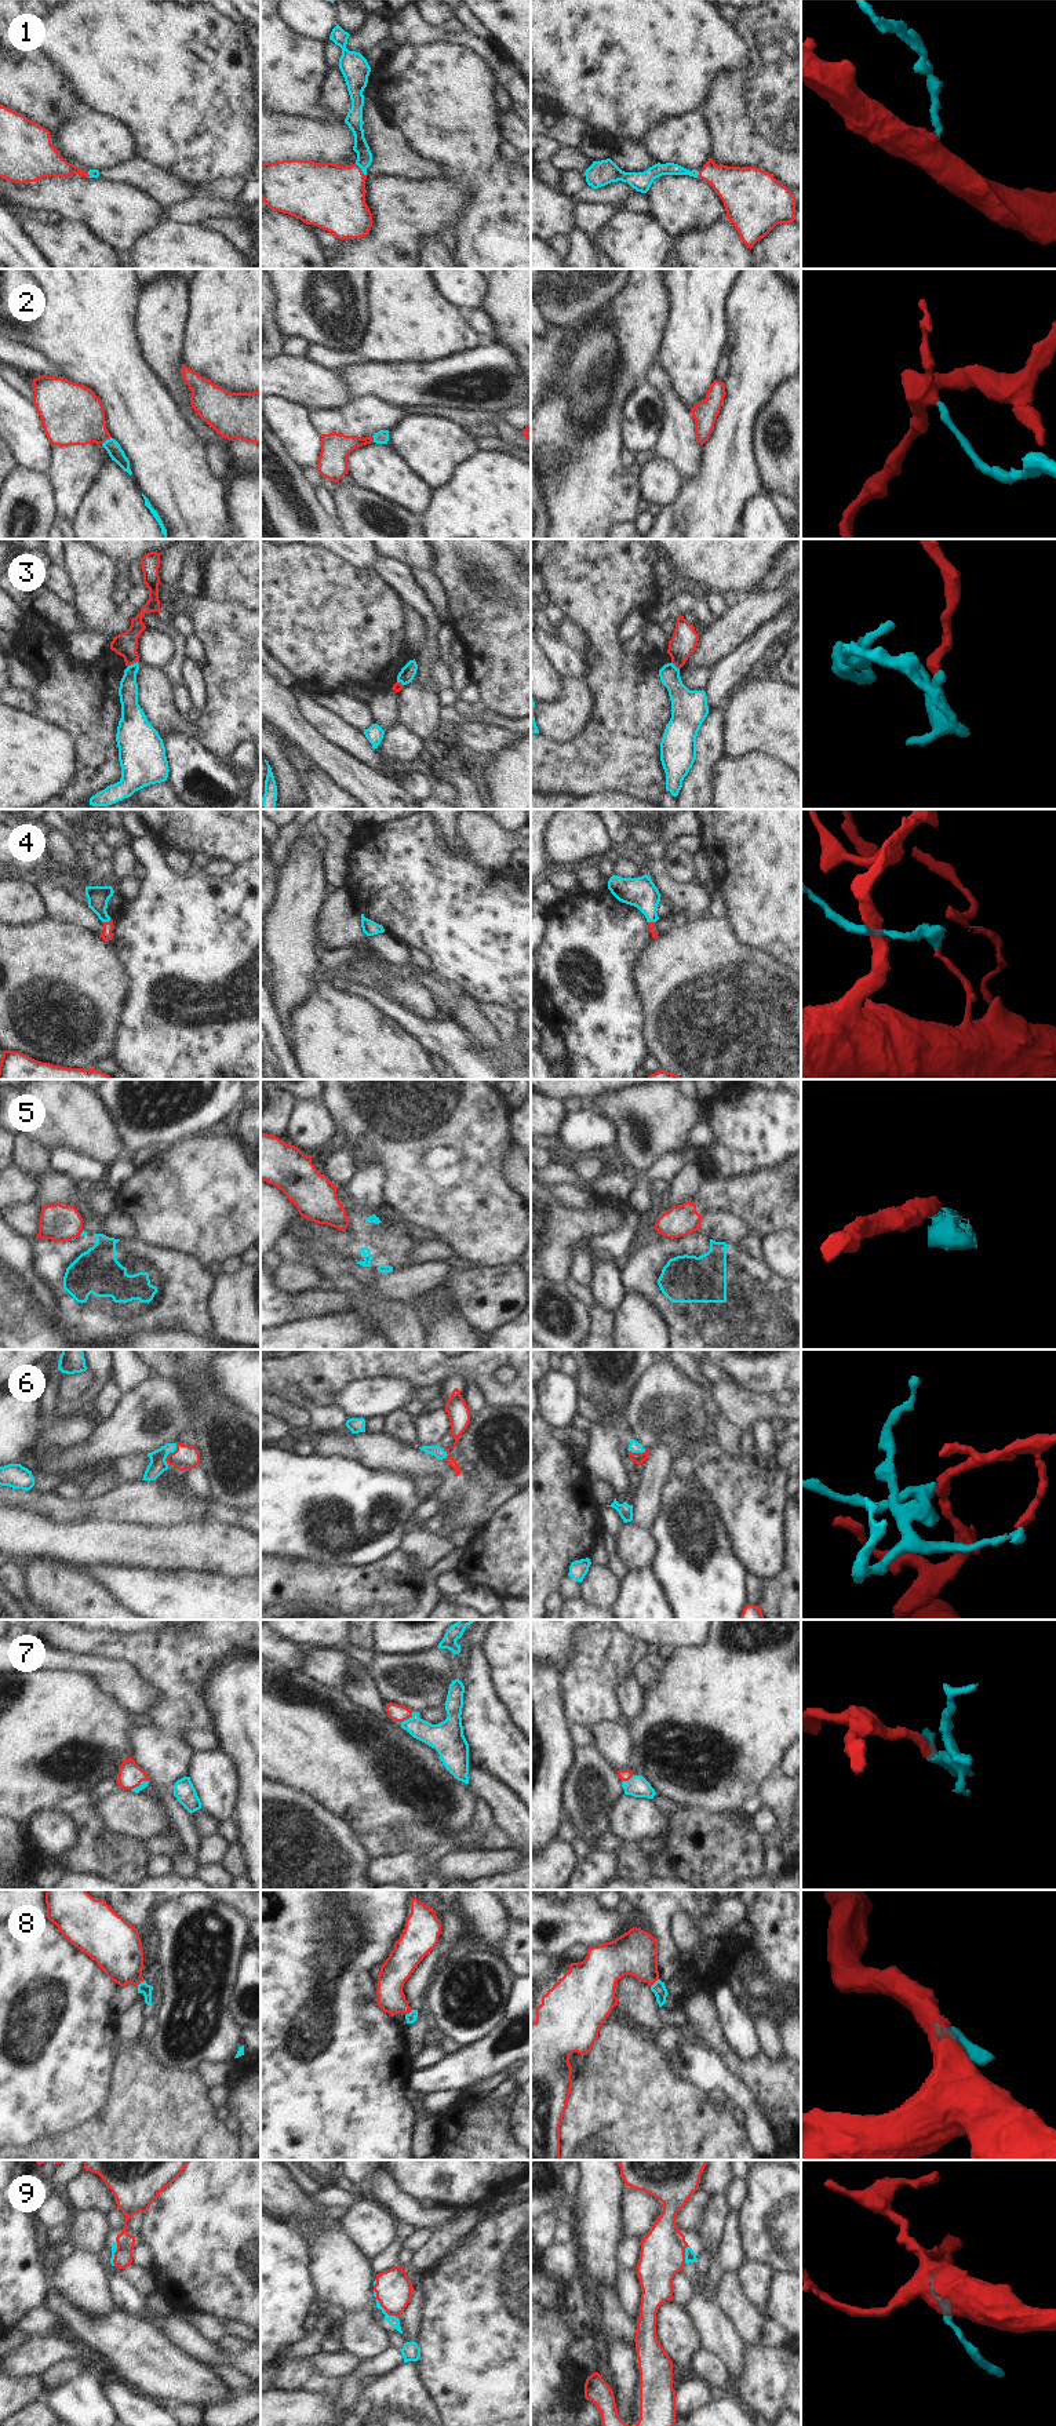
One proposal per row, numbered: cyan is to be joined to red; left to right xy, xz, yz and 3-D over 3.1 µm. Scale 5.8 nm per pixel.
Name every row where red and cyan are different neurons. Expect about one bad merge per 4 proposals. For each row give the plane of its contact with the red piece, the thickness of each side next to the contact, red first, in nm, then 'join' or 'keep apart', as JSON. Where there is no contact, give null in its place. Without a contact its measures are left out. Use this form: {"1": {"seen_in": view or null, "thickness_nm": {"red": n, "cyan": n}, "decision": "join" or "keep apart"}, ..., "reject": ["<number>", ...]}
{"1": {"seen_in": "xz", "thickness_nm": {"red": 380, "cyan": 100}, "decision": "join"}, "2": {"seen_in": "xy", "thickness_nm": {"red": 360, "cyan": 90}, "decision": "join"}, "3": {"seen_in": "xy", "thickness_nm": {"red": 140, "cyan": 110}, "decision": "keep apart"}, "4": {"seen_in": "xy", "thickness_nm": {"red": 70, "cyan": 130}, "decision": "join"}, "5": {"seen_in": "xy", "thickness_nm": {"red": 220, "cyan": 20}, "decision": "keep apart"}, "6": {"seen_in": "xy", "thickness_nm": {"red": 140, "cyan": 100}, "decision": "join"}, "7": {"seen_in": "xz", "thickness_nm": {"red": 100, "cyan": 180}, "decision": "join"}, "8": {"seen_in": "yz", "thickness_nm": {"red": 260, "cyan": 80}, "decision": "join"}, "9": {"seen_in": "xz", "thickness_nm": {"red": 220, "cyan": 60}, "decision": "join"}, "reject": ["3", "5"]}

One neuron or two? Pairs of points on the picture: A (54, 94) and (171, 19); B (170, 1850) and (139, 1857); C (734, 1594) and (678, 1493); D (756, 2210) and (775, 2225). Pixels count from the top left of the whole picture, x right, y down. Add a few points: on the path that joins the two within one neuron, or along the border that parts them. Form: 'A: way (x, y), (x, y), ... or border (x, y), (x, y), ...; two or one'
A: border (47, 59), (62, 76), (68, 90), (82, 108); two
B: border (142, 1842), (149, 1856); two
C: way (709, 1569), (692, 1547), (689, 1518); one
D: way (760, 2214), (767, 2221), (771, 2221); one

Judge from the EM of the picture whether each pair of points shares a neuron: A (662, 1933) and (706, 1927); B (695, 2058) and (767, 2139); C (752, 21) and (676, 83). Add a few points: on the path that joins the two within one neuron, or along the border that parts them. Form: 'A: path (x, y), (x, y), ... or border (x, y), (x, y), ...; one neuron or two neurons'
A: border (718, 1904), (714, 1909), (695, 1919); two neurons
B: path (717, 2076), (750, 2106), (754, 2117); one neuron
C: border (734, 25), (749, 51), (750, 62); two neurons

